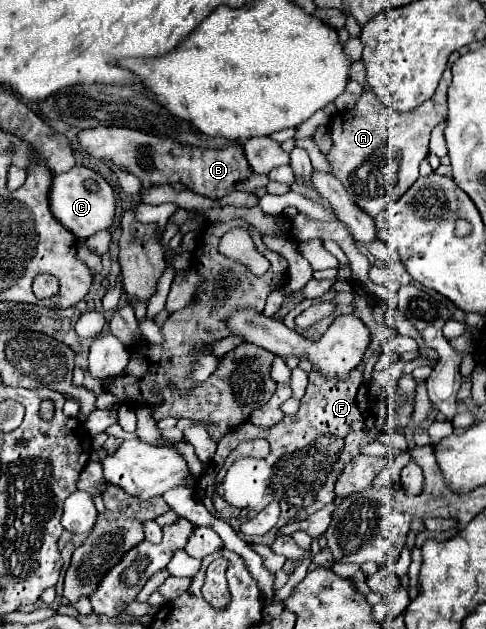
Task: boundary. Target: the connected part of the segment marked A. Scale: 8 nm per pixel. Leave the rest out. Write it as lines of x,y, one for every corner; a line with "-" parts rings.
459,52
449,56
449,64
437,92
411,112
385,108
375,92
365,86
355,108
333,116
329,124
333,146
327,160
331,162
333,176
341,180
353,202
369,216
375,218
381,210
385,210
387,198
403,196
403,192
407,192
407,188
419,178
419,164
429,152
431,132
447,118
447,90
451,86
451,66
457,58

